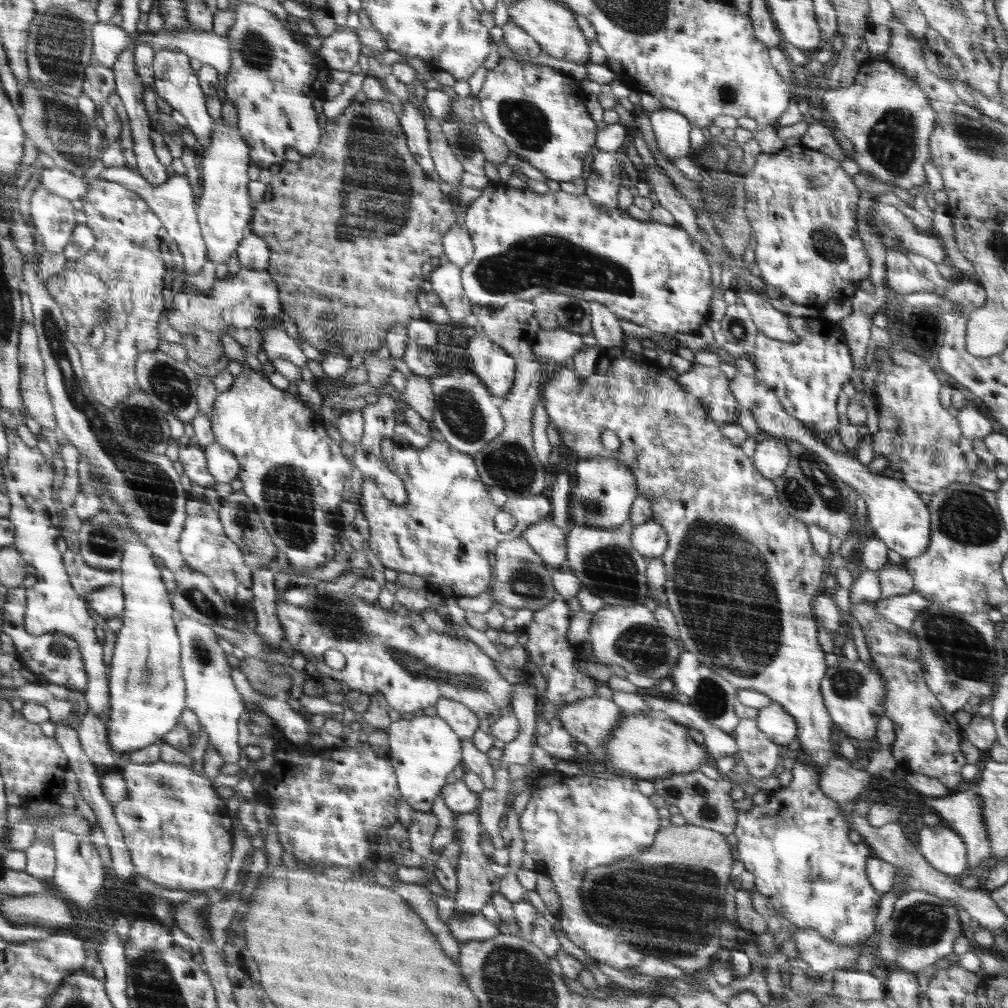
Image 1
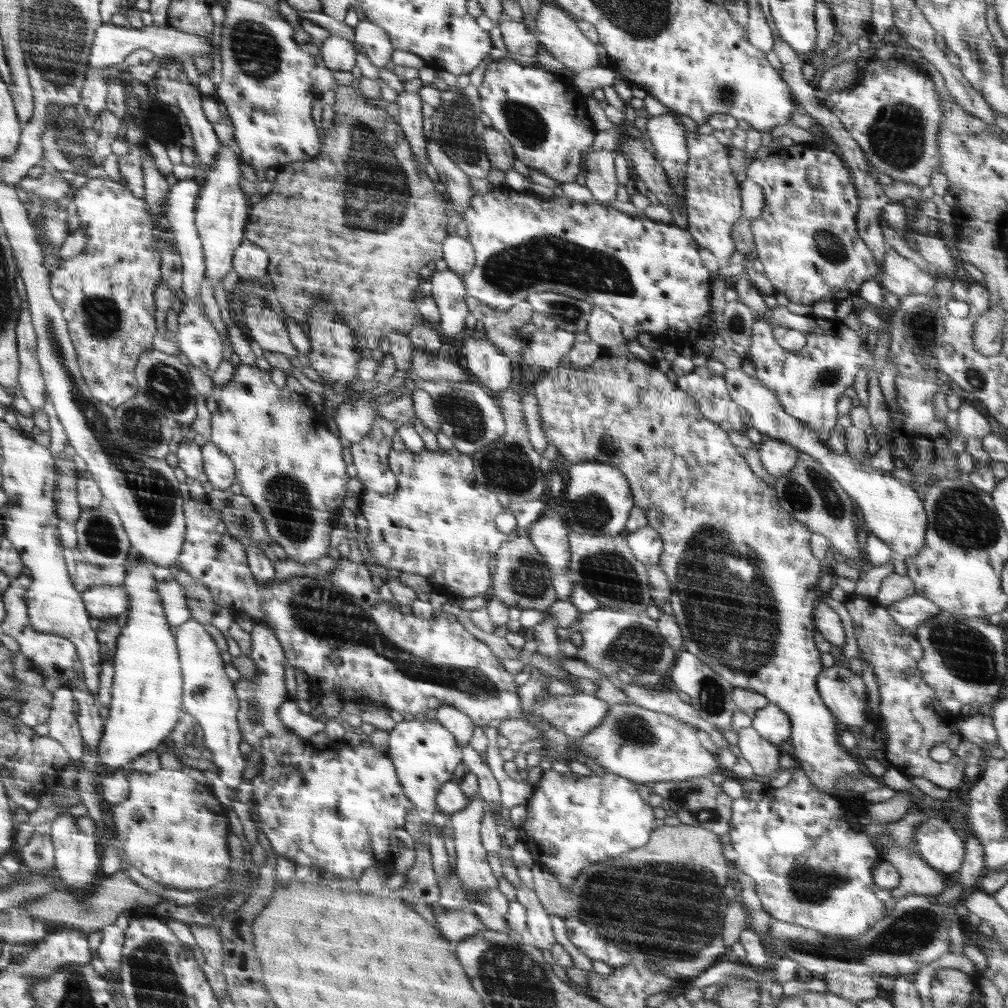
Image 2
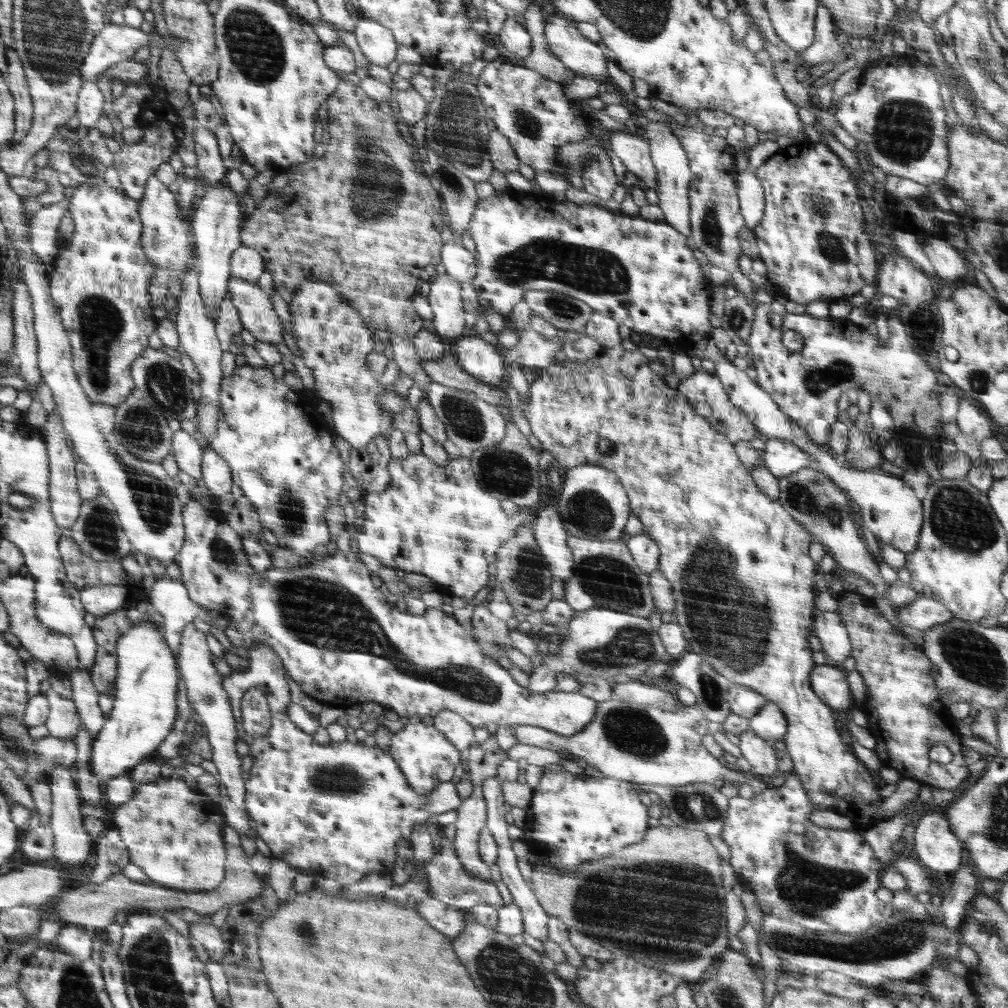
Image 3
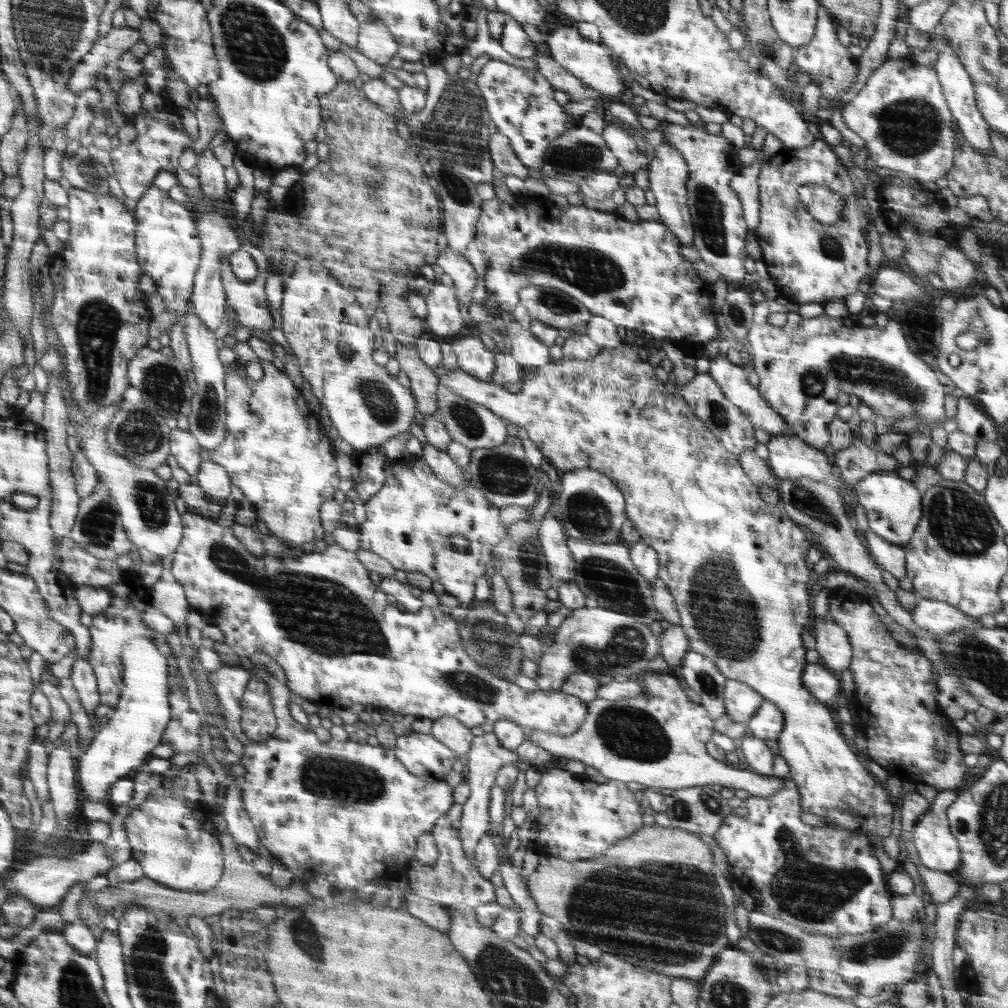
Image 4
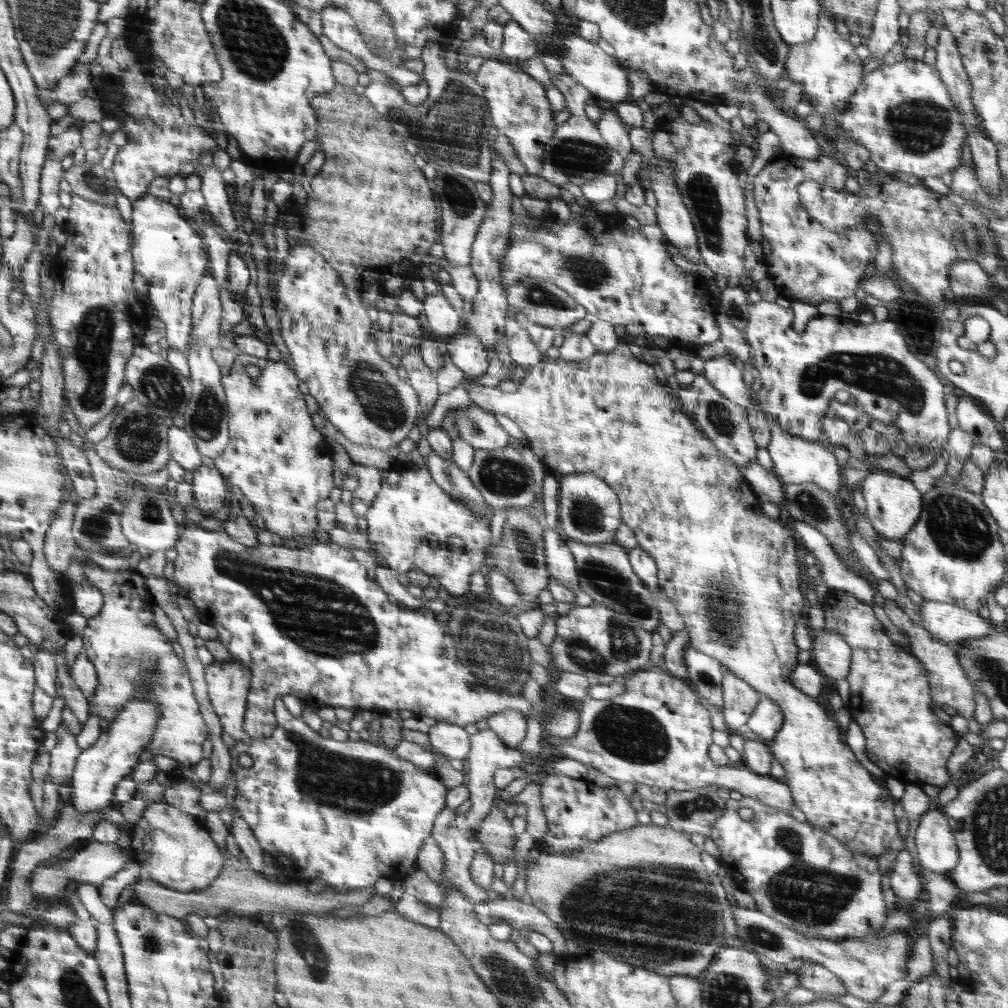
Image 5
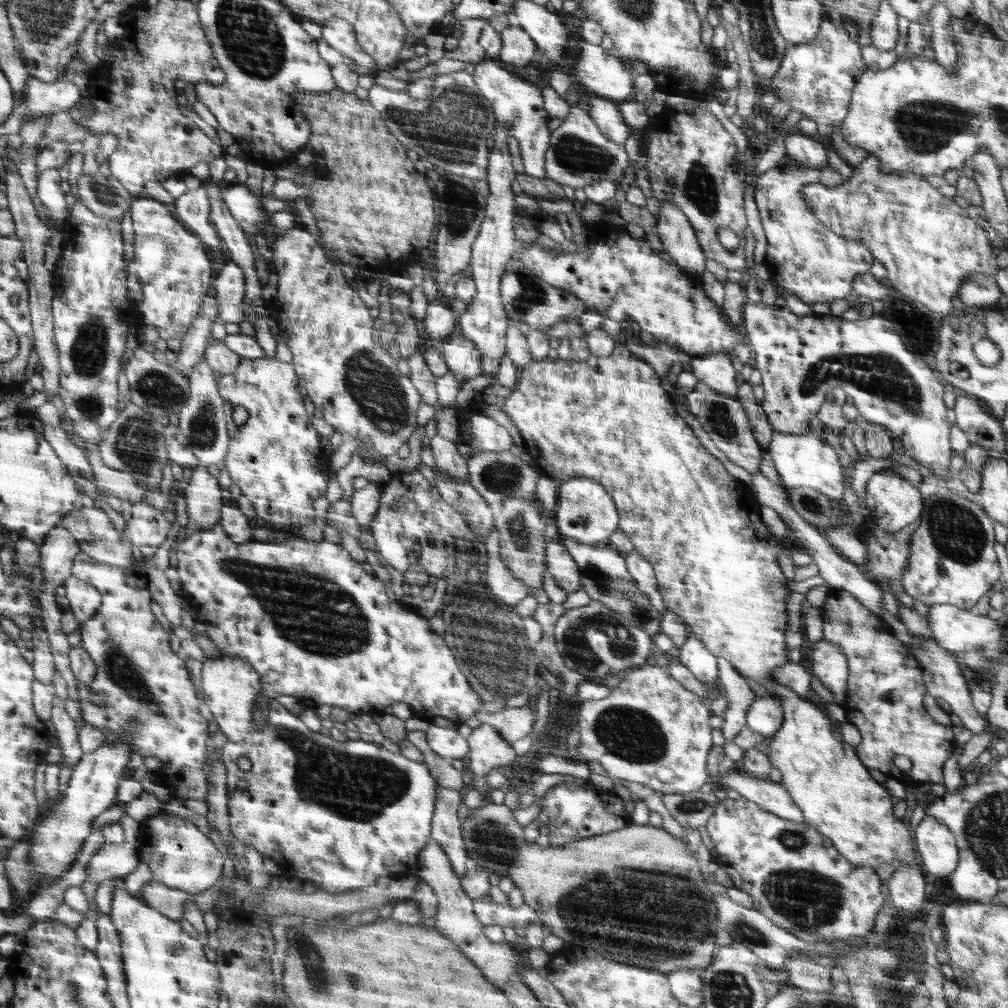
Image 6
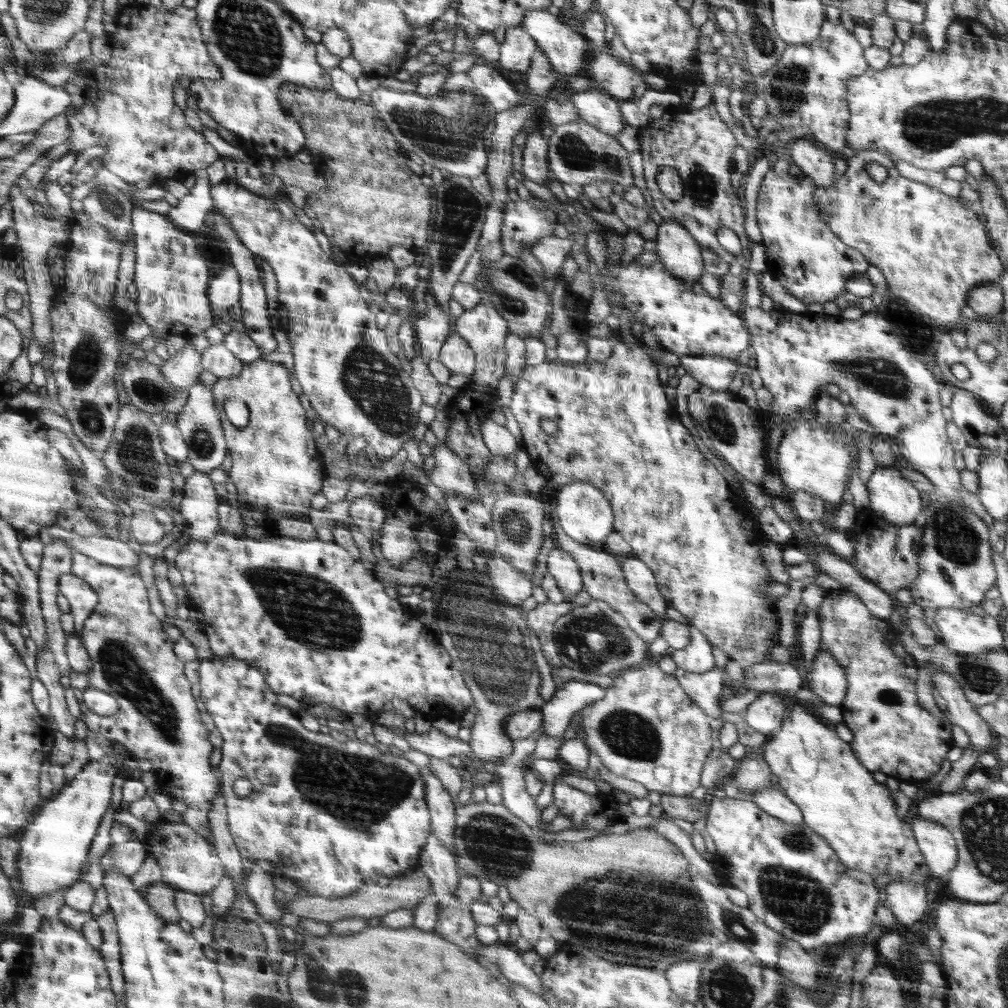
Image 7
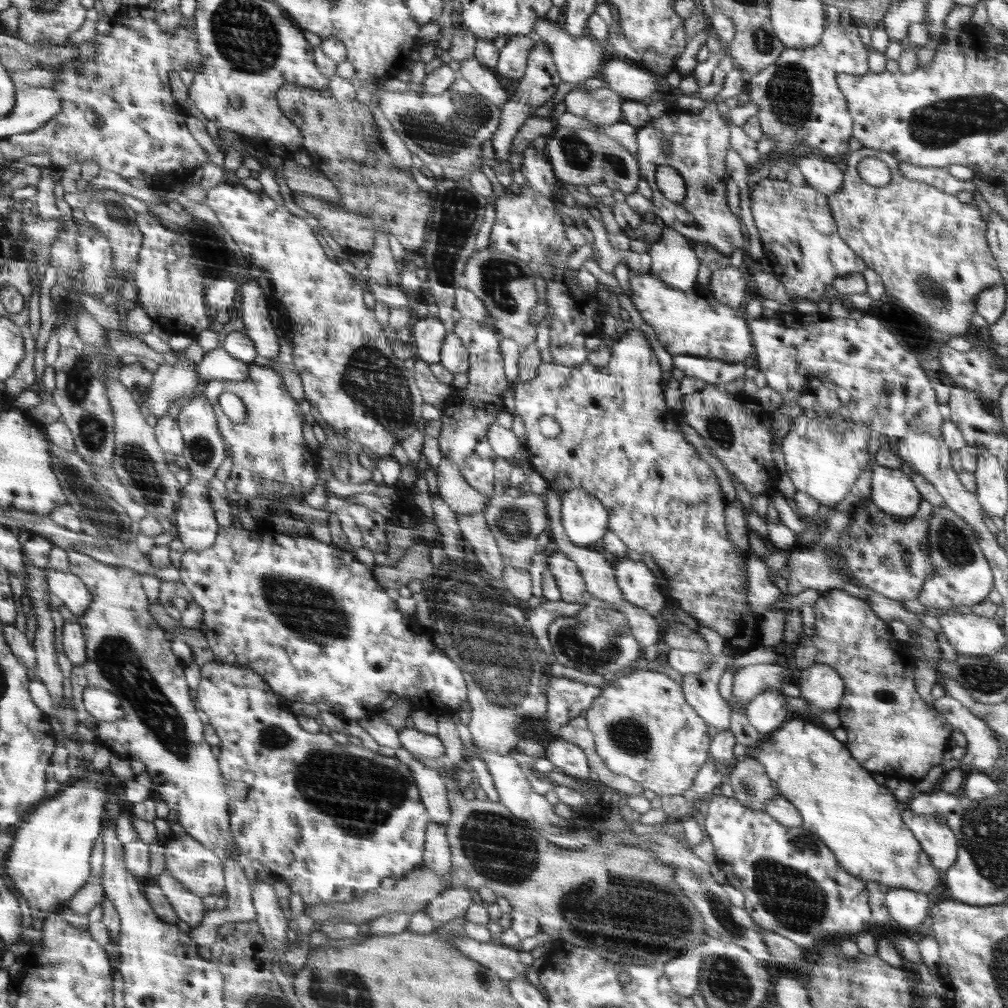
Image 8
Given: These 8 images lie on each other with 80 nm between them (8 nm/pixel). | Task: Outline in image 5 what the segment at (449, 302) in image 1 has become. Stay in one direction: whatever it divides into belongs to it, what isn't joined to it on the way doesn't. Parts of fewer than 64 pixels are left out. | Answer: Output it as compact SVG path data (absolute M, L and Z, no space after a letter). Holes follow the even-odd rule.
M439 284L438 292L425 296L422 313L425 328L438 336L449 336L458 332L460 316L448 302Z

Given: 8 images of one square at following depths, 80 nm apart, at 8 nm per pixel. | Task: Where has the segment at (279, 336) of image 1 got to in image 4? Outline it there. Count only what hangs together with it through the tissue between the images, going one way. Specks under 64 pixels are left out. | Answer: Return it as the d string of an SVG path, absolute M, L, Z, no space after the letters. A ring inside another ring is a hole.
M222 258L220 273L227 304L234 308L240 326L255 328L265 333L274 329L265 294L266 279L274 275L270 264L265 275L259 274L254 280L244 282L234 276L227 258Z

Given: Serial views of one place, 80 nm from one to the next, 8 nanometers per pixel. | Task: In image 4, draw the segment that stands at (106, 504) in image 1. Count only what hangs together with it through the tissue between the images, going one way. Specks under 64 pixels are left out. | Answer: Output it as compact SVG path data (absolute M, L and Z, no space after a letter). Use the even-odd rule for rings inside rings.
M141 636L125 644L122 657L125 688L114 709L114 716L96 731L96 736L86 752L76 758L81 804L85 800L107 802L112 785L126 777L136 766L142 766L148 752L156 748L158 742L163 742L163 734L172 720L167 657L148 638Z

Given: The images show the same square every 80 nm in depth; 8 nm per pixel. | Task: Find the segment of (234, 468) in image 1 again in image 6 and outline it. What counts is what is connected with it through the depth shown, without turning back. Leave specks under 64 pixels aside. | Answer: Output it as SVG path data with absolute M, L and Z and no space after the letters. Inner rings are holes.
M196 466L183 490L188 517L202 529L211 529L221 519L223 498L218 483L206 467Z

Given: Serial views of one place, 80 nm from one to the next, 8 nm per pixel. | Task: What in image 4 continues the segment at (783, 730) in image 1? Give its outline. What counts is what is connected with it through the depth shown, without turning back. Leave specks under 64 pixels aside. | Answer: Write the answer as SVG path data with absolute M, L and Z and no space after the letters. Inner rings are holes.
M764 701L746 726L755 738L766 740L773 744L782 733L784 718L776 704Z

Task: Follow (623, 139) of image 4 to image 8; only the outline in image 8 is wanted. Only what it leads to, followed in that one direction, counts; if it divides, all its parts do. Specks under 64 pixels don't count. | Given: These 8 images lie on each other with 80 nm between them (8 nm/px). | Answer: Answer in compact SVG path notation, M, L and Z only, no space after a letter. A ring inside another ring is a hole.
M610 87L593 91L582 89L570 90L562 102L566 110L594 124L616 124L622 121L623 96Z

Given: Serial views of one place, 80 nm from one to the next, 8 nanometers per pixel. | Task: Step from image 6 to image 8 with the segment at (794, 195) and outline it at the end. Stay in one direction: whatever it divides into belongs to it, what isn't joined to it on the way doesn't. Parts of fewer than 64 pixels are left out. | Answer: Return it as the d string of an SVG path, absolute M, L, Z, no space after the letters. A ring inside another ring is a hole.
M766 177L757 182L746 202L751 205L753 224L759 233L764 250L763 259L770 264L772 274L784 286L788 297L818 303L820 300L829 299L826 287L832 286L836 278L863 273L868 268L866 263L838 236L836 222L826 196L807 183L802 187L796 187L786 180Z

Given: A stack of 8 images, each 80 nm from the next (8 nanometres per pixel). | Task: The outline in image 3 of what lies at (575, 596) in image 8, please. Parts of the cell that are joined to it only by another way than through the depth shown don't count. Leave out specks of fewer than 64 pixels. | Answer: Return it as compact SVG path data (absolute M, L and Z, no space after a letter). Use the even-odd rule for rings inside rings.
M541 505L532 522L539 549L548 560L554 577L564 581L573 576L573 552L567 543L568 531L553 507Z

